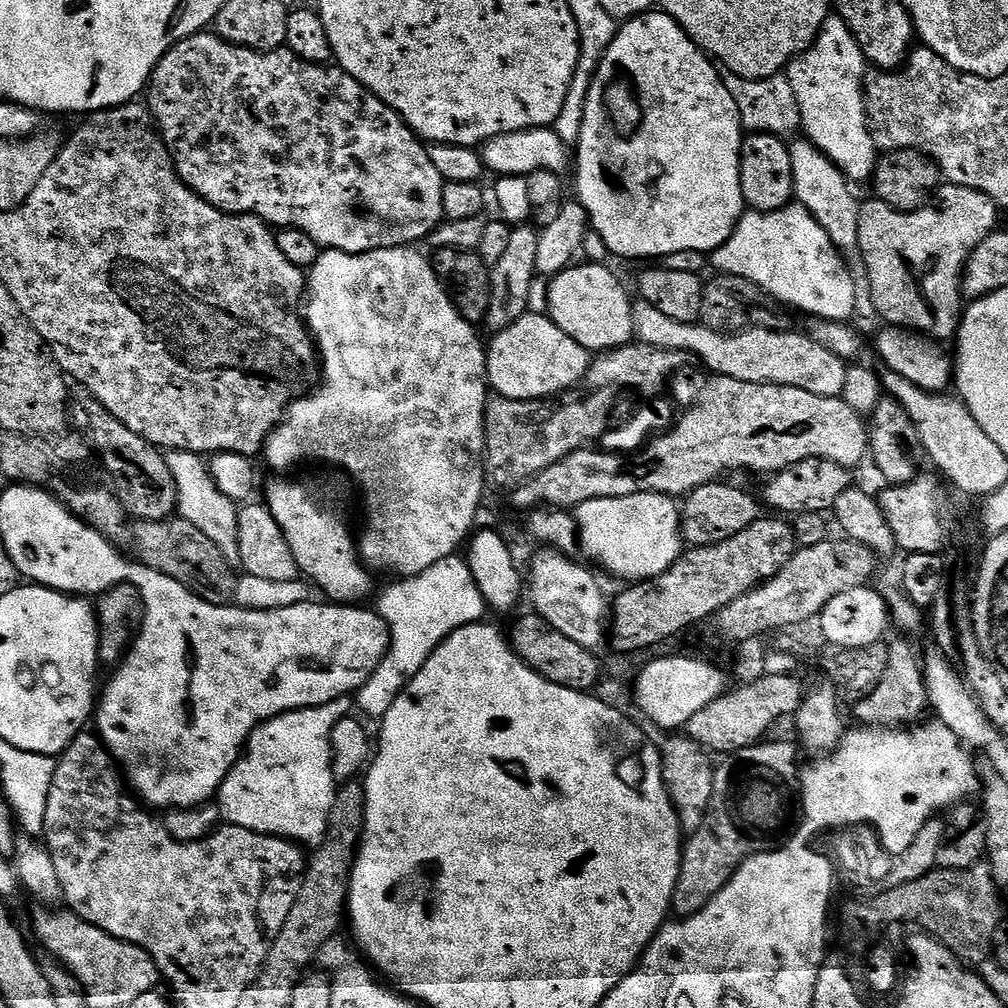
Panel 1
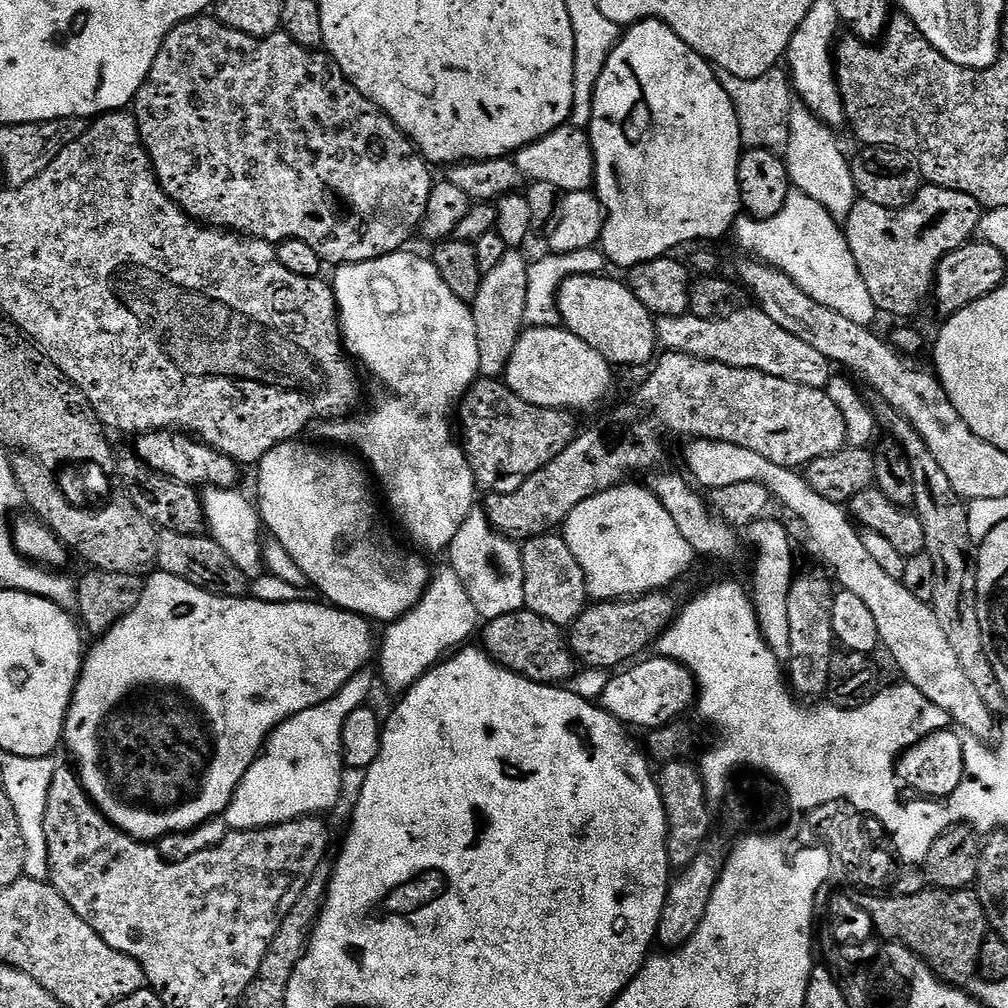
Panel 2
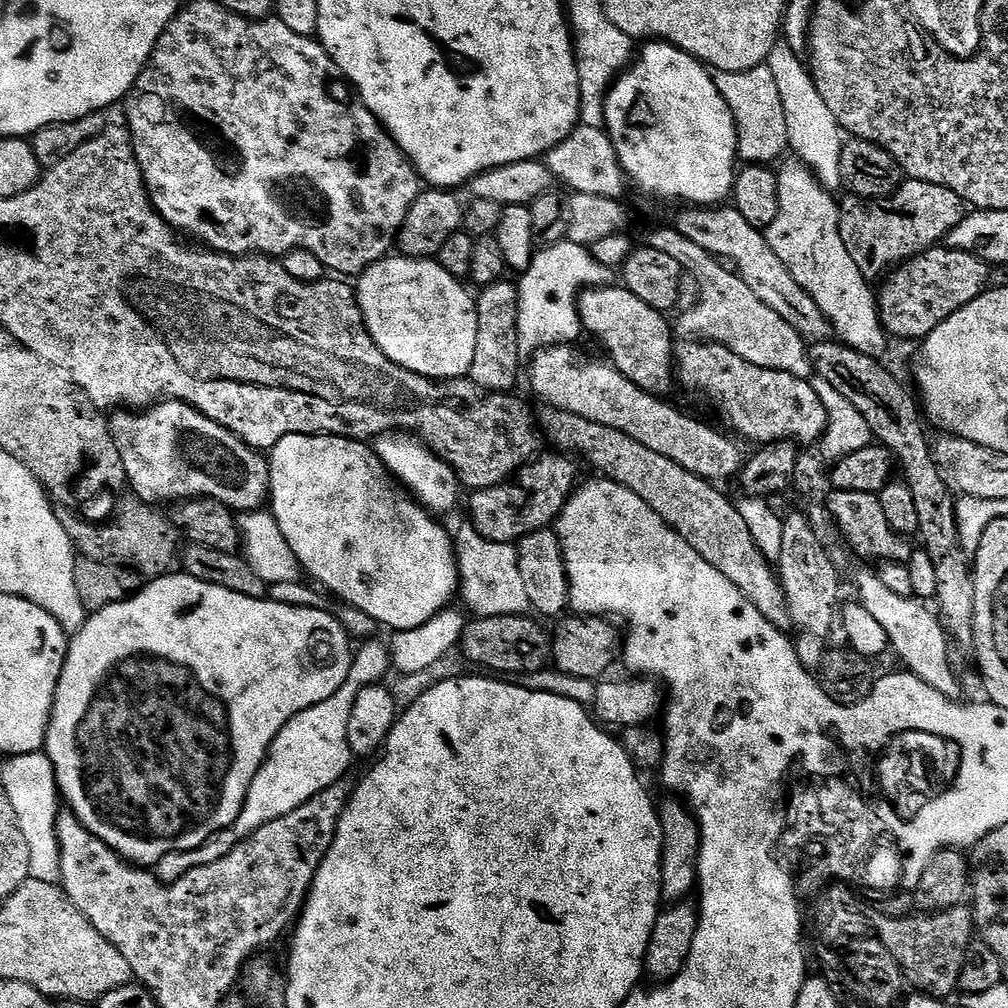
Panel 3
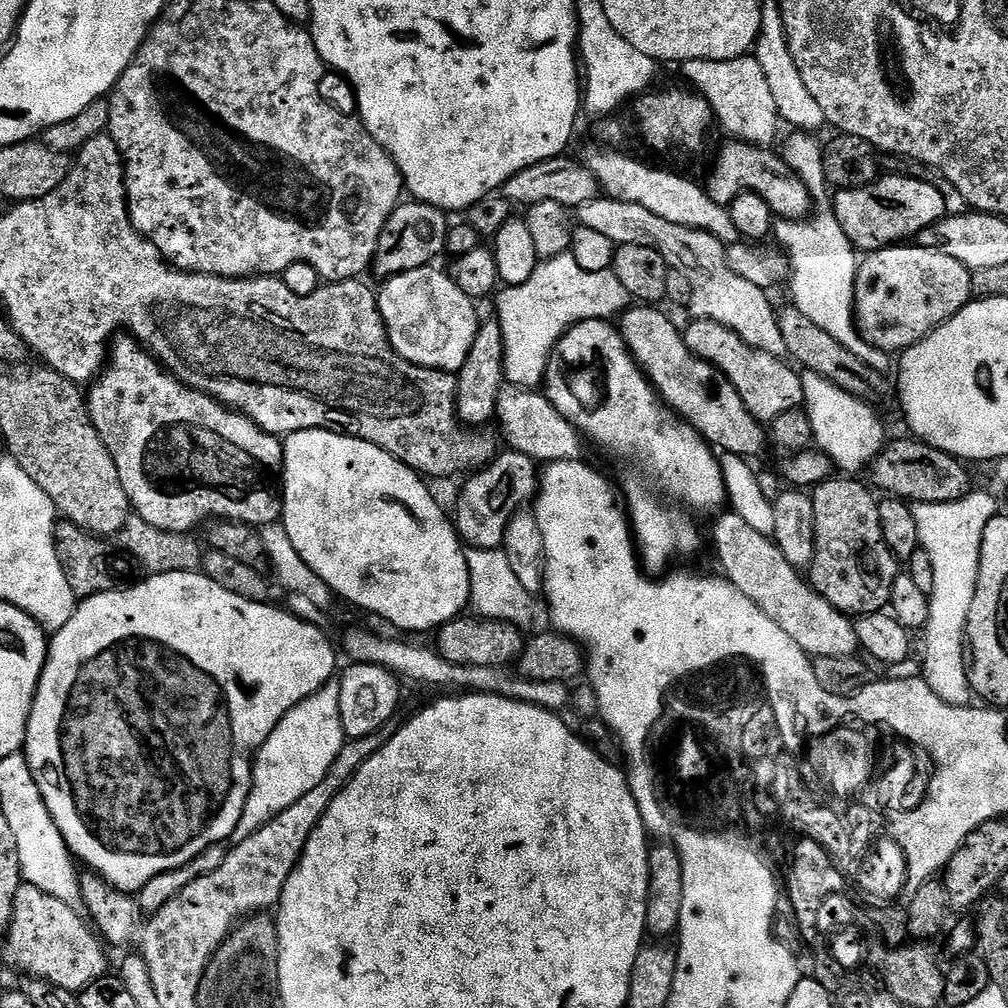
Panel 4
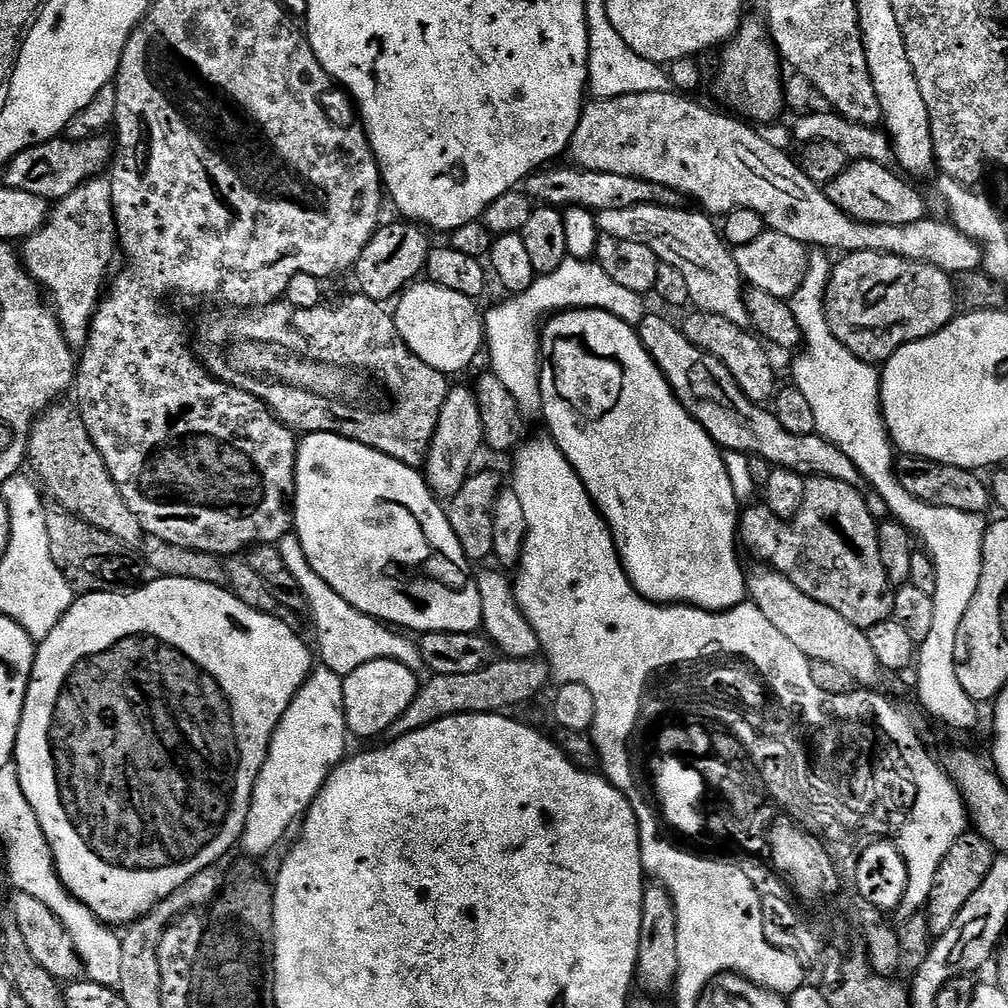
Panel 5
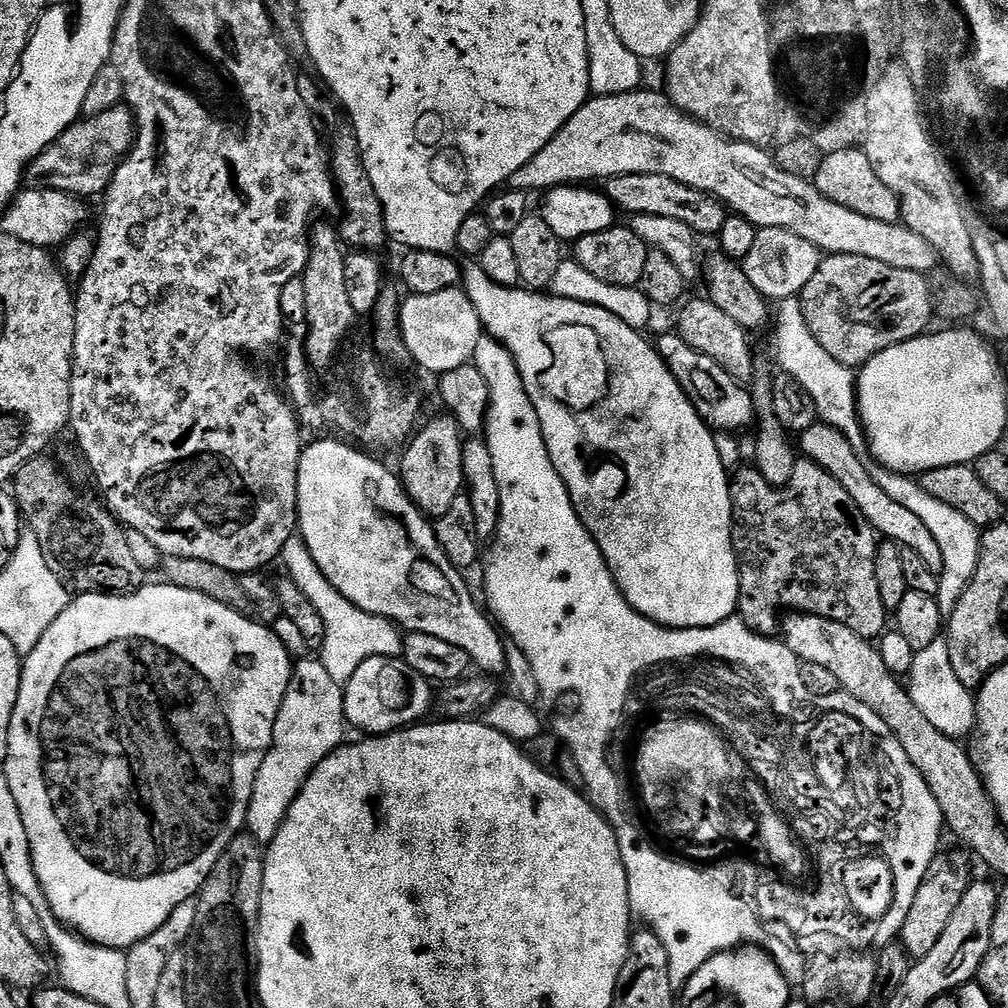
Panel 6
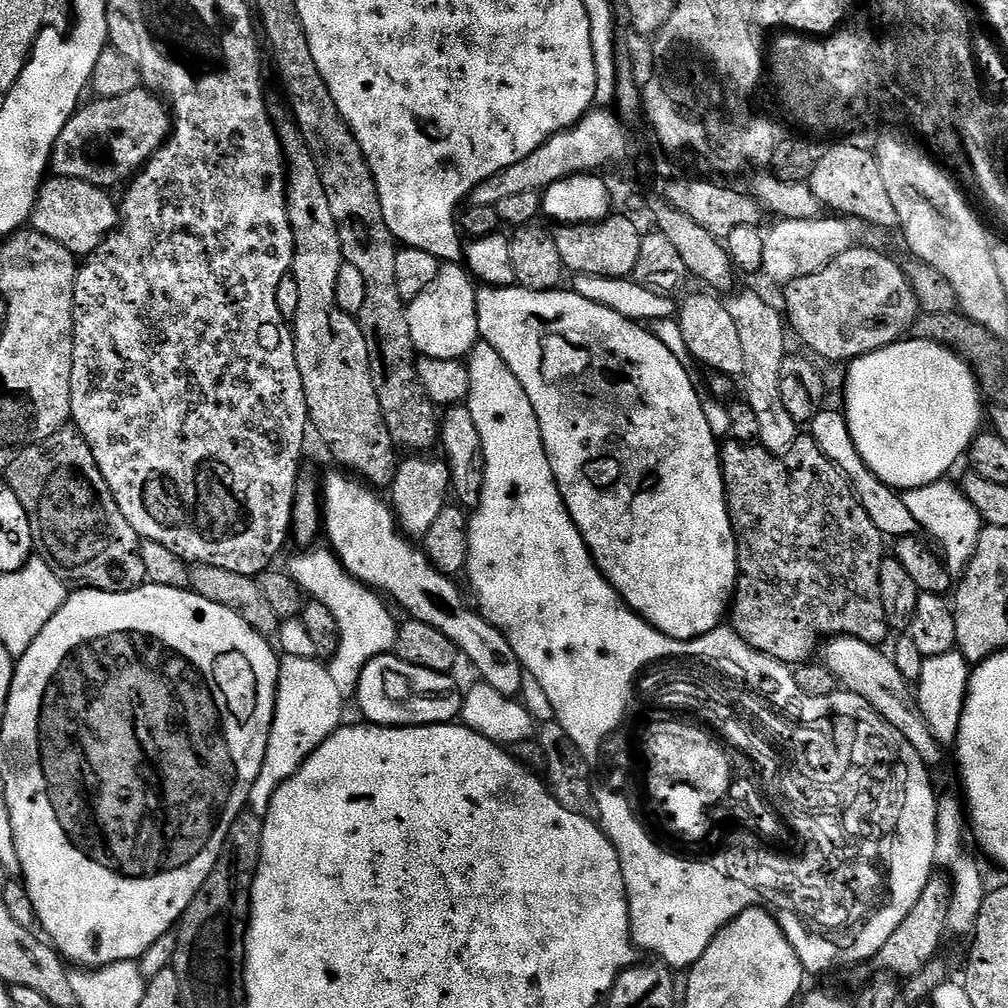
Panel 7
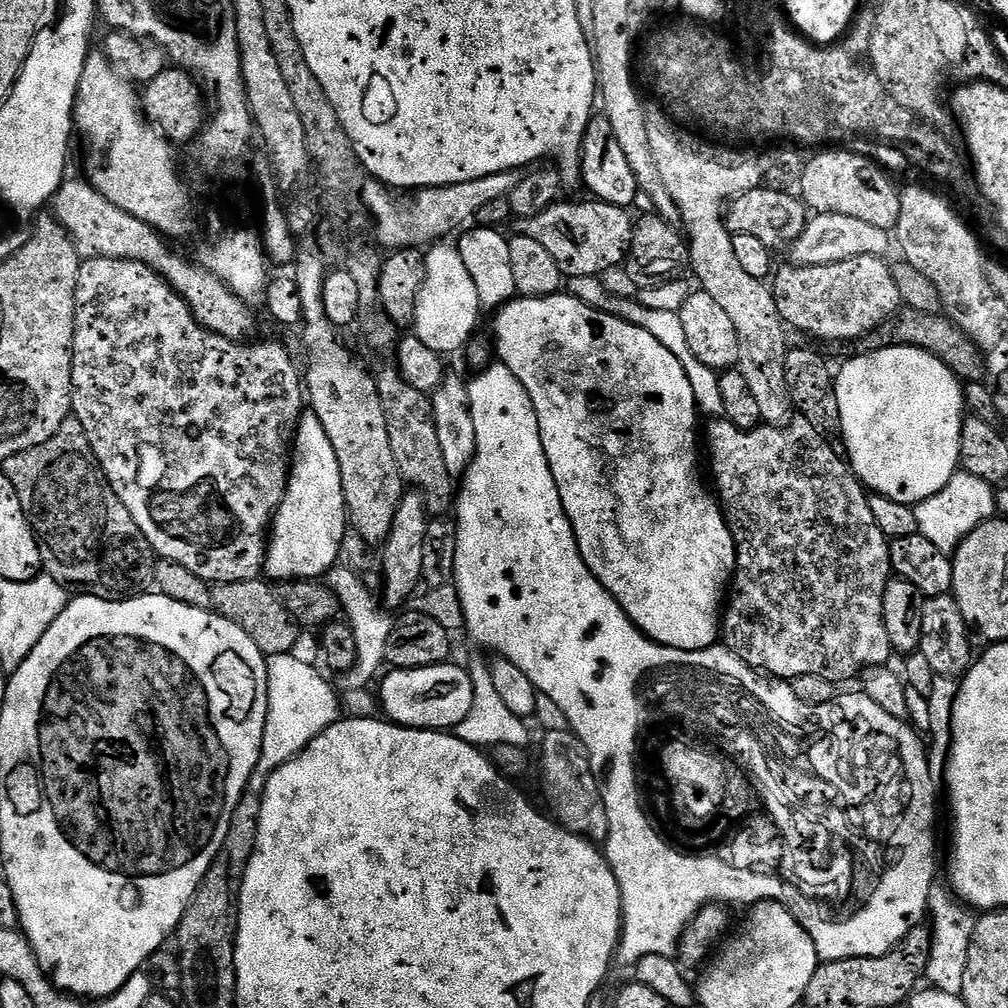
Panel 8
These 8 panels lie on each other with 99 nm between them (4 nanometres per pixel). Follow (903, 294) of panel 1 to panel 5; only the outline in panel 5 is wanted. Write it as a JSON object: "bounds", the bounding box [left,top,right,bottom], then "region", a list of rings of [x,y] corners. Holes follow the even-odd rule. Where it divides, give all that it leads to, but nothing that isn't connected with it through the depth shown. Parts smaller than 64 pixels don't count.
{"bounds":[826,160,925,226],"region":[[[853,160],[838,178],[826,186],[830,202],[838,206],[852,220],[861,220],[864,224],[882,226],[906,226],[925,219],[924,196],[912,184],[907,184],[900,176],[891,172],[888,164],[879,164],[869,160]]]}

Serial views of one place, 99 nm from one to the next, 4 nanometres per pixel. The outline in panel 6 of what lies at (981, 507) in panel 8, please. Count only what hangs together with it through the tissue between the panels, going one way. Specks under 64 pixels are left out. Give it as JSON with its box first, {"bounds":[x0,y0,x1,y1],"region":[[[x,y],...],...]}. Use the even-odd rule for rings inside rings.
{"bounds":[878,470,981,618],"region":[[[887,470],[881,471],[881,473],[879,473],[878,479],[882,490],[886,490],[886,494],[890,494],[890,498],[894,502],[906,506],[906,510],[918,514],[923,531],[929,532],[933,542],[940,547],[940,556],[944,559],[944,572],[942,568],[939,573],[940,589],[935,597],[940,603],[942,614],[947,618],[958,606],[962,594],[967,590],[976,573],[976,567],[980,561],[981,529],[977,528],[975,524],[971,524],[962,514],[958,514],[958,510],[954,510],[940,502],[938,498],[932,498],[930,494],[926,494],[926,490],[922,490],[920,483],[911,475]]]}

